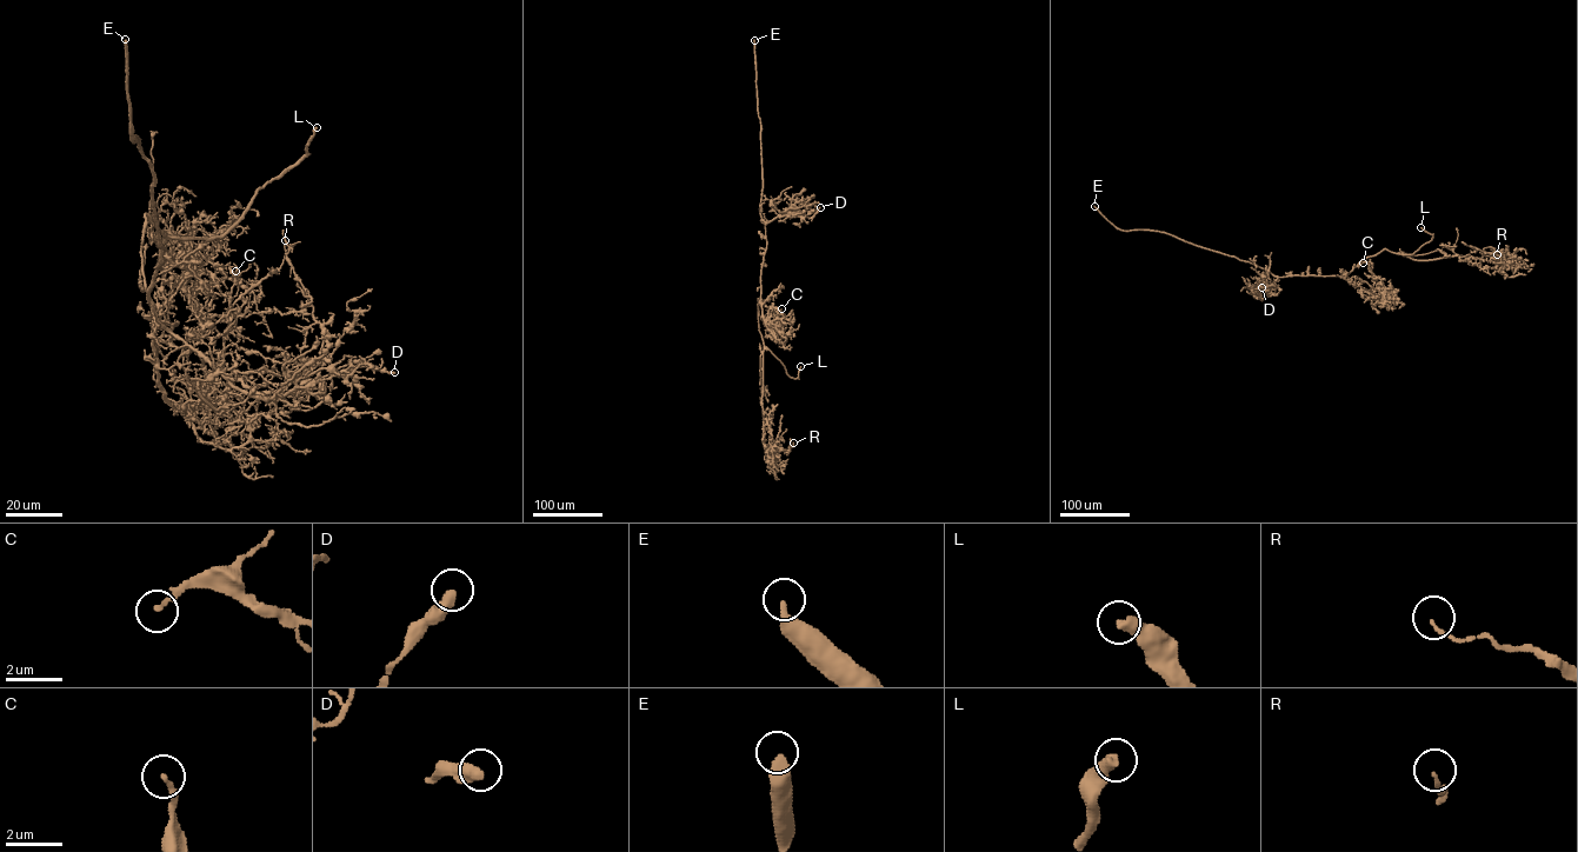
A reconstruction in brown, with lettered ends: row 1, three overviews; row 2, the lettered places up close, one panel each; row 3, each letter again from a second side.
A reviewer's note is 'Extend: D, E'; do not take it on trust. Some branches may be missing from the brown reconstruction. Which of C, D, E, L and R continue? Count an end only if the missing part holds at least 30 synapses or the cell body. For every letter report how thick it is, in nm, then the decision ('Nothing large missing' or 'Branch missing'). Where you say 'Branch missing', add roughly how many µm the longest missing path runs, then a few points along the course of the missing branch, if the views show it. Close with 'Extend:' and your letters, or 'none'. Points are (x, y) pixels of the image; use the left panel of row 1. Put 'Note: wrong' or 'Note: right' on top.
Note: wrong
C: Thickness 160 nm. Nothing large missing
D: Thickness 420 nm. Nothing large missing
E: Thickness 400 nm. Branch missing. Missing length about 300 µm
L: Thickness 440 nm. Branch missing. Missing length about 70 µm
R: Thickness 100 nm. Nothing large missing
Extend: E, L

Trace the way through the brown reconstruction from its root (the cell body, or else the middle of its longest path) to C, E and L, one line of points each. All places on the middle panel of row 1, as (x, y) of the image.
C: (763, 263), (761, 314), (768, 328), (778, 328), (781, 308)
E: (763, 263), (766, 240), (759, 212), (760, 125), (754, 40)
L: (763, 263), (758, 318), (764, 345), (790, 377), (797, 378), (800, 366)

